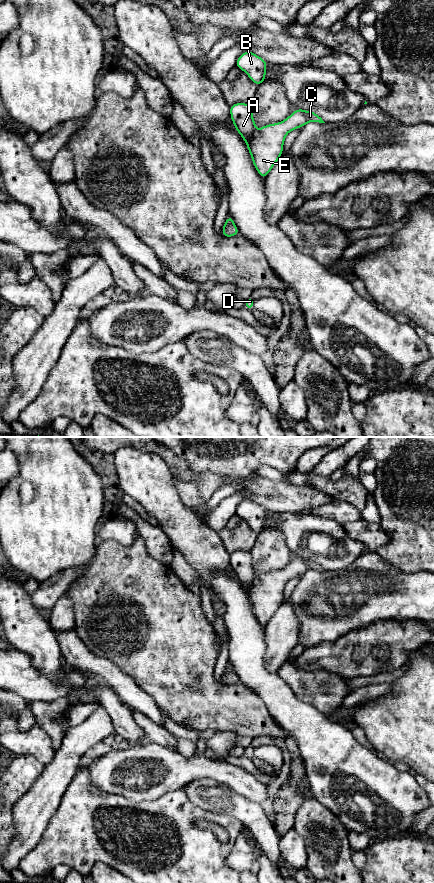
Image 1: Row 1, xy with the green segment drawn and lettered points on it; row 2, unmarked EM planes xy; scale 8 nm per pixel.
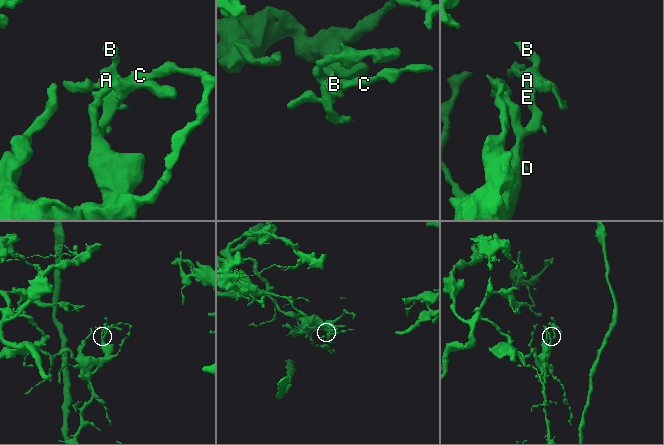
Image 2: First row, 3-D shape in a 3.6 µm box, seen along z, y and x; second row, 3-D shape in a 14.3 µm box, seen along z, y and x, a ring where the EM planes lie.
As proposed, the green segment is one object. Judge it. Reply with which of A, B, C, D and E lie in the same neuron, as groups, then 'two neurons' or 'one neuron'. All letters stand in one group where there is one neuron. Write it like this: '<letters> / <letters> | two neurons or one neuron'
A B C D E | one neuron

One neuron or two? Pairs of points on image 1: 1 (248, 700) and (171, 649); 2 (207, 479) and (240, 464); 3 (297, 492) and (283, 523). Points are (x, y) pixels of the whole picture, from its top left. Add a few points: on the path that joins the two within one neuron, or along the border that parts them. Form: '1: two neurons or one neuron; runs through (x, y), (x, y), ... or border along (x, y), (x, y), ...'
1: one neuron; runs through (229, 700), (224, 700), (190, 668)
2: two neurons; border along (194, 473), (214, 472), (225, 475), (231, 484)
3: two neurons; border along (267, 511), (295, 513)

